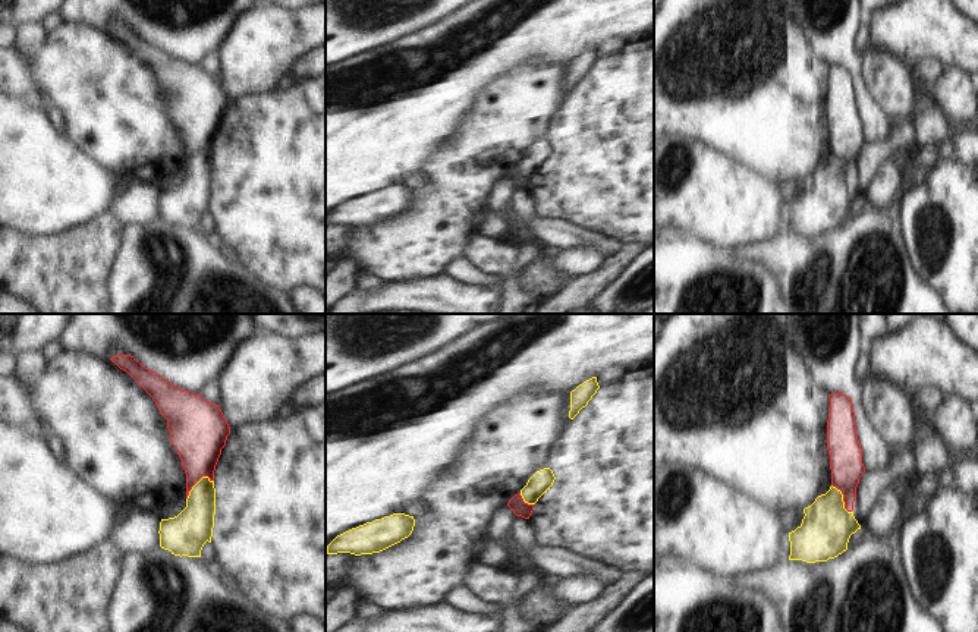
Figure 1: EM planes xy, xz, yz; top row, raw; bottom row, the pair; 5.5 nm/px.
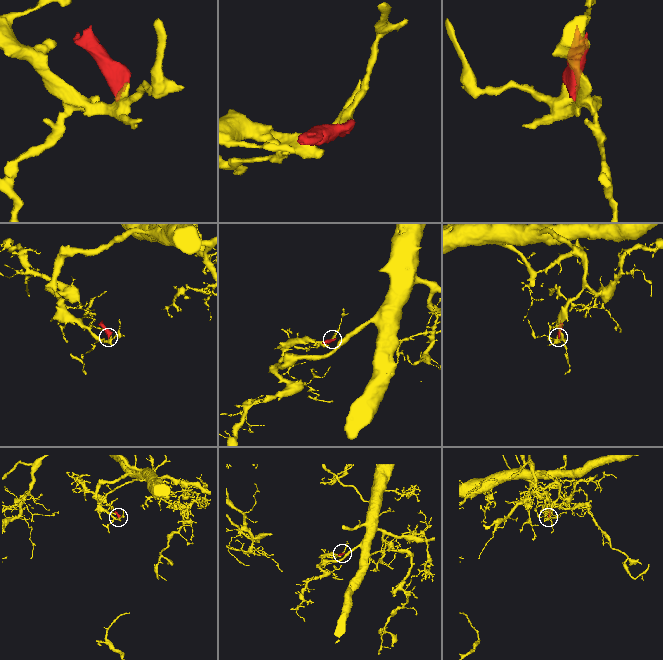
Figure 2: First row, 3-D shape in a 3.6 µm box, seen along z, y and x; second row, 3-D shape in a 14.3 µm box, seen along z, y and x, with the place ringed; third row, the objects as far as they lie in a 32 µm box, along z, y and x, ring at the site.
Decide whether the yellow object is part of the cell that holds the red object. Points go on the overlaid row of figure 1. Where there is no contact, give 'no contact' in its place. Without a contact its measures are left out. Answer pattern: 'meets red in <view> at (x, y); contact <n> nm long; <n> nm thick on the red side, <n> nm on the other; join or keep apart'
meets red in xy at (197, 481); contact 190 nm long; 280 nm thick on the red side, 220 nm on the other; keep apart

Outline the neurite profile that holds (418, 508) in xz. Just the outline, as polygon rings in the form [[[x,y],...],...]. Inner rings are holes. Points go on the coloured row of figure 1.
[[[422,500],[408,501],[402,513],[418,518],[427,513],[427,504]]]

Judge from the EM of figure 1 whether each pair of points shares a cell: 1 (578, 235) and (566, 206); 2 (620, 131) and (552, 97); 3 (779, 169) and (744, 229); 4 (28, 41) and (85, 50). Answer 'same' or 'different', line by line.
1: different
2: different
3: different
4: different

